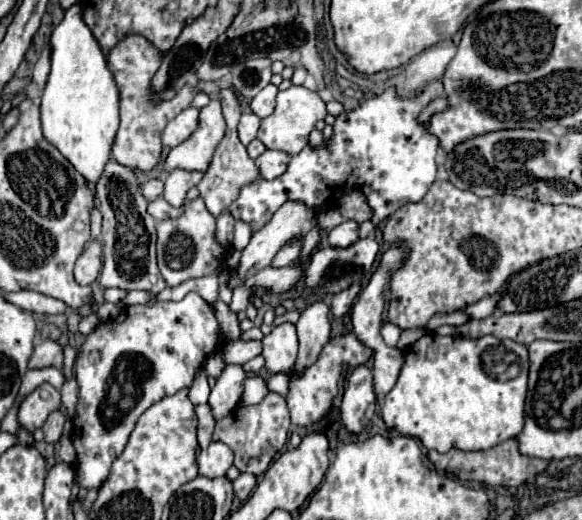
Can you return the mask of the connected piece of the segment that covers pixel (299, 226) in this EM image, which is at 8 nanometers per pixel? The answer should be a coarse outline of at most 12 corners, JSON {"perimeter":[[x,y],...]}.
{"perimeter":[[287,201],[253,233],[229,289],[271,265],[293,237],[315,225],[315,209]]}

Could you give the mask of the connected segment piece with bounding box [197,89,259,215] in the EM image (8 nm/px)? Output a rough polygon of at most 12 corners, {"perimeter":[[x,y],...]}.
{"perimeter":[[221,89],[227,131],[197,185],[211,215],[259,177],[237,137],[241,101]]}

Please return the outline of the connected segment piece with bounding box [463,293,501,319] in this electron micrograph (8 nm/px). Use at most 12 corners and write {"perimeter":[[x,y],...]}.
{"perimeter":[[501,293],[467,305],[471,319],[483,319],[495,313]]}

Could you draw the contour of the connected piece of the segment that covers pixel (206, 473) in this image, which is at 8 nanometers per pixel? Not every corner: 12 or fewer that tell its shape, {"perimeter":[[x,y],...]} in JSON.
{"perimeter":[[217,441],[199,451],[199,475],[223,477],[233,453]]}

